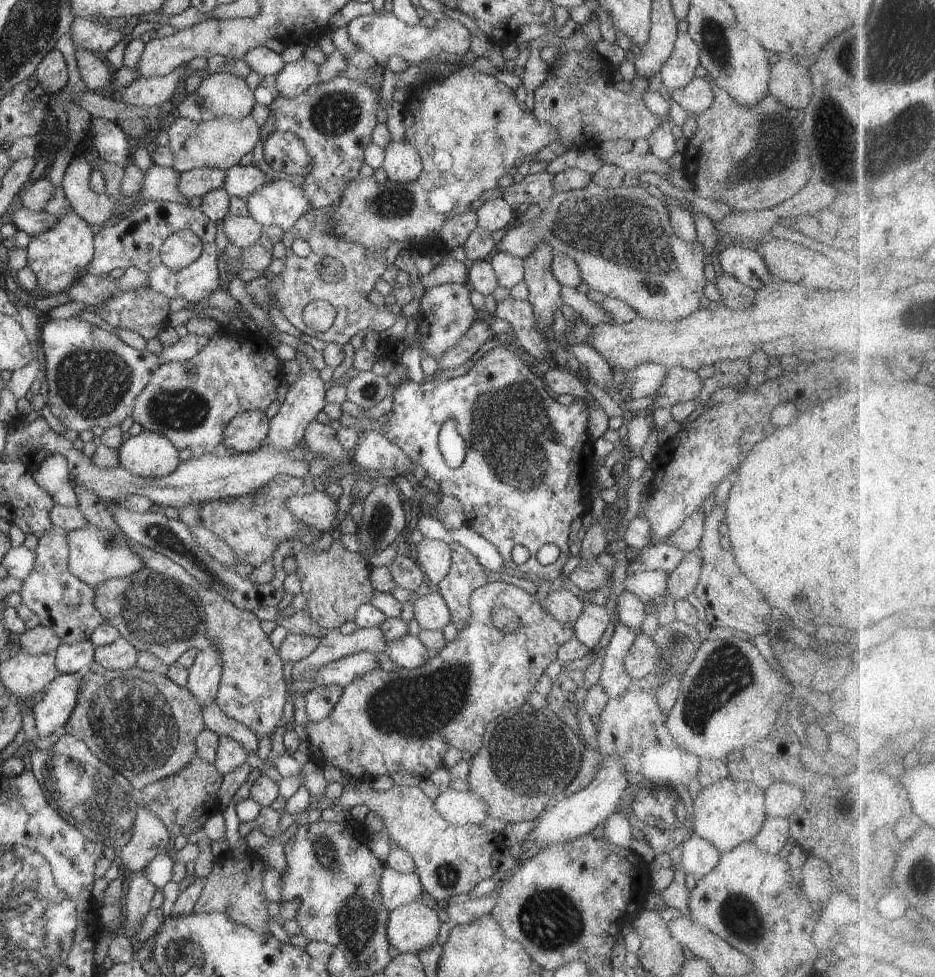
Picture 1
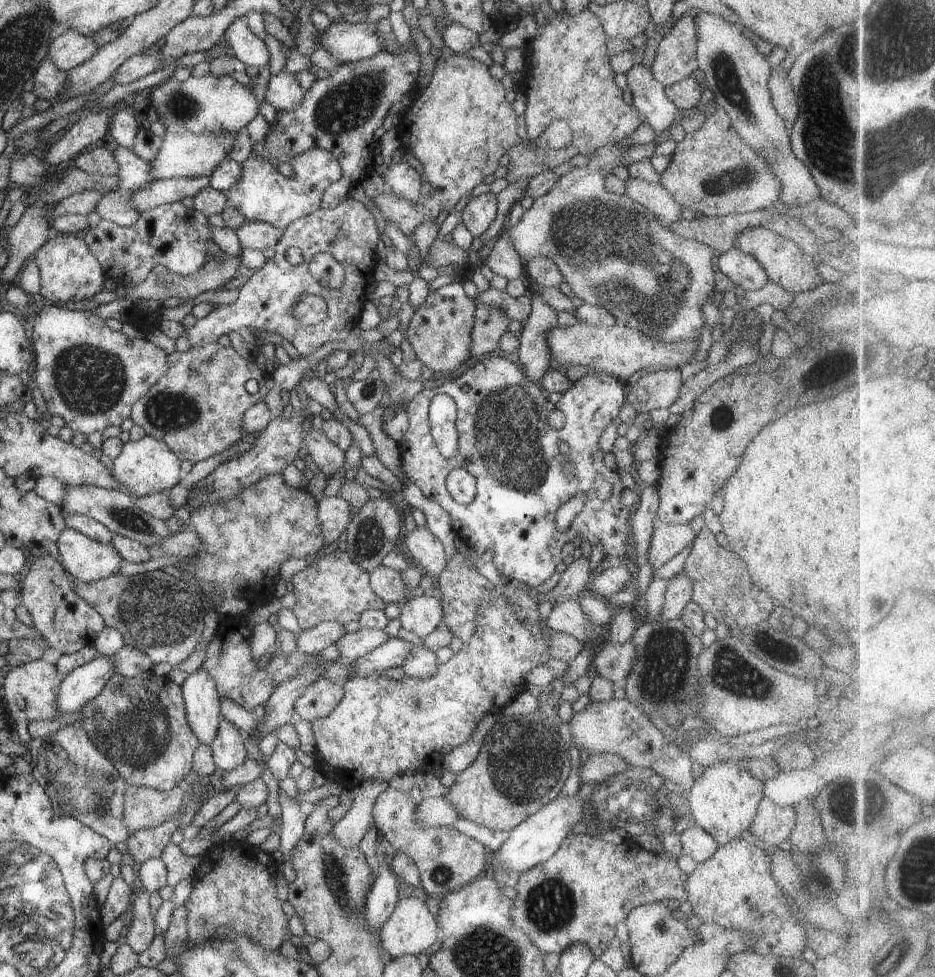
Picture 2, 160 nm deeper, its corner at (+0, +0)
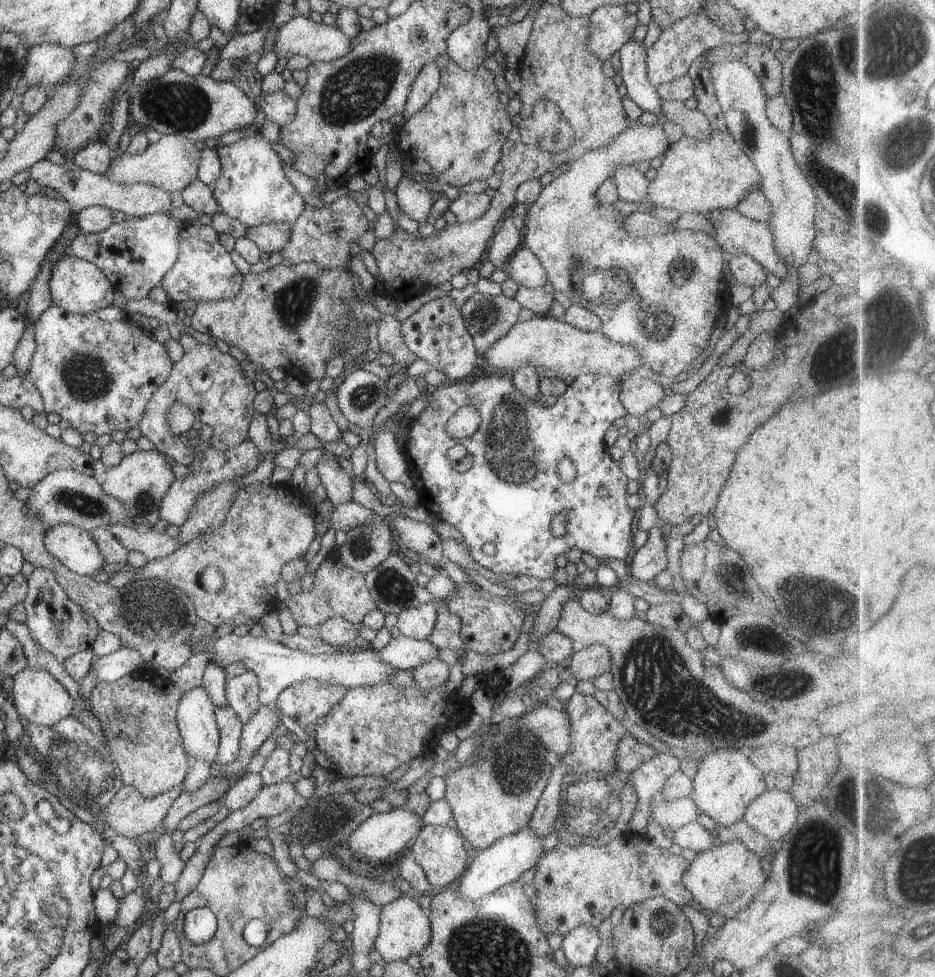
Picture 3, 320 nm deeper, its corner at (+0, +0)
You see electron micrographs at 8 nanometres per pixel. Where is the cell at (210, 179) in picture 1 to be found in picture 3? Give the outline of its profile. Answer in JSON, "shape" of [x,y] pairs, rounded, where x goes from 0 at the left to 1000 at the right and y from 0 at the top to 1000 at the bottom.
{"shape":[[[46,163],[39,166],[30,176],[32,178],[31,182],[36,183],[46,192],[60,194],[65,203],[68,203],[75,209],[80,220],[98,211],[111,211],[116,215],[128,216],[135,220],[149,223],[158,221],[158,219],[182,218],[185,214],[183,198],[178,197],[178,194],[171,194],[165,188],[150,186],[144,188],[124,188],[113,180],[88,174],[78,166],[71,166],[66,170],[61,170]]]}

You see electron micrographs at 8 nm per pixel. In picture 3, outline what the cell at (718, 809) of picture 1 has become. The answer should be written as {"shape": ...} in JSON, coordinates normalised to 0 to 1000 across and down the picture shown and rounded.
{"shape":[[[787,767],[760,769],[748,781],[745,792],[740,796],[742,822],[767,845],[784,845],[795,838],[800,823],[820,809],[818,793],[801,778],[798,769]]]}

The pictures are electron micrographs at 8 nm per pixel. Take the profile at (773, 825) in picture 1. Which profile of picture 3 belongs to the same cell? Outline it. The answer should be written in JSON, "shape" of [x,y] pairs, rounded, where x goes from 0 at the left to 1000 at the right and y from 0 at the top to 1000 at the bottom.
{"shape":[[[819,809],[800,823],[795,839],[821,861],[835,861],[851,844],[855,821],[844,810]]]}

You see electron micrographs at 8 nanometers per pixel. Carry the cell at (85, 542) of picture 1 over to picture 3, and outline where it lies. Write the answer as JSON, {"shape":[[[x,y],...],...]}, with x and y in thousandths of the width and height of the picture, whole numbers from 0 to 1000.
{"shape":[[[62,536],[53,540],[47,559],[73,583],[87,590],[101,590],[113,576],[95,545],[81,538]]]}

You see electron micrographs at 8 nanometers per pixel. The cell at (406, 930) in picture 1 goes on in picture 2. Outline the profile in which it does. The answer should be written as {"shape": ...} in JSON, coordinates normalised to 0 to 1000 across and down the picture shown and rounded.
{"shape":[[[429,919],[405,952],[405,966],[419,982],[432,977],[447,979],[464,967],[467,951],[466,939],[452,921]]]}

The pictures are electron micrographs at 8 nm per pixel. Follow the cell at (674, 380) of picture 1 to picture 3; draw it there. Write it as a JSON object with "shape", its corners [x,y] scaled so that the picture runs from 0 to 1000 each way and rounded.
{"shape":[[[676,382],[662,392],[663,410],[667,419],[676,426],[684,427],[703,416],[711,407],[710,397],[695,386],[686,386]]]}

